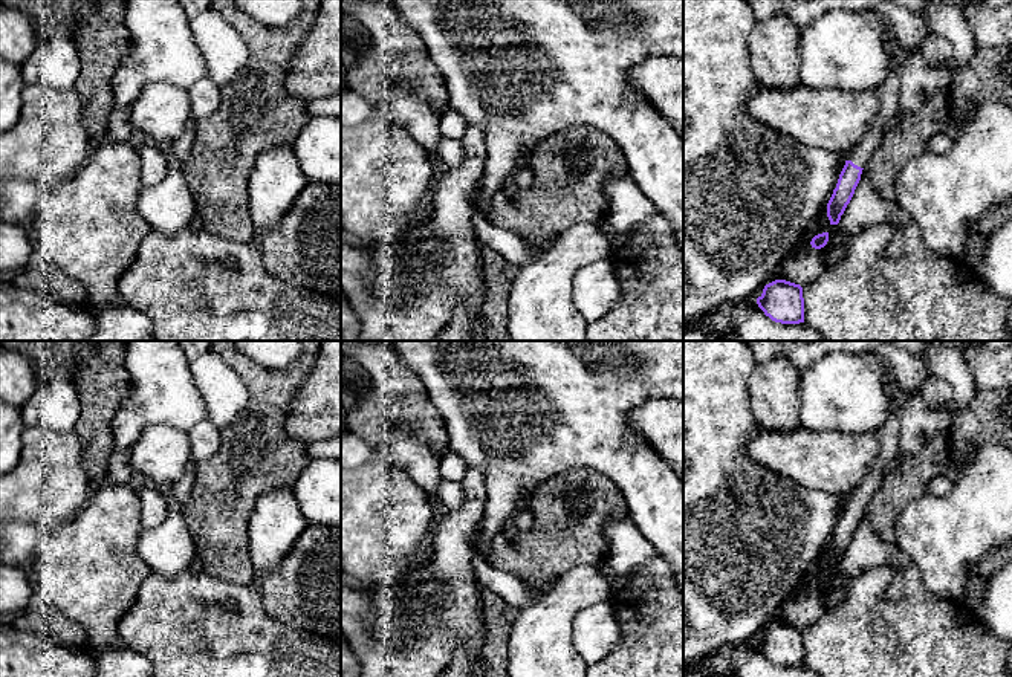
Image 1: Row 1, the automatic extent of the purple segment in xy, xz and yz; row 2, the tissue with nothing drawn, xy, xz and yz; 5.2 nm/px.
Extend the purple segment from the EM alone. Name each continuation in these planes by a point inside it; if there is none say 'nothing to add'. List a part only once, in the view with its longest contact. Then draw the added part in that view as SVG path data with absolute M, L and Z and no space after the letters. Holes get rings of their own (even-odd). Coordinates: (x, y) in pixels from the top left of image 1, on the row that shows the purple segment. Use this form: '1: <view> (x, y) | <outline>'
1: yz (890, 90) | M896 75L890 76L881 87L881 109L874 119L870 122L867 134L862 141L848 153L847 160L864 168L874 150L877 148L890 118L896 113L899 96L900 96L900 81Z

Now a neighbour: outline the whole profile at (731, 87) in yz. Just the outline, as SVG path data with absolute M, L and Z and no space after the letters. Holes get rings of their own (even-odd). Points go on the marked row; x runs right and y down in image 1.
M683 0L683 322L705 316L722 303L752 300L766 284L767 277L784 263L810 226L819 219L845 165L842 154L804 145L792 136L755 121L746 112L746 101L758 84L748 49L748 37L755 23L749 0Z

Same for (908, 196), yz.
M974 101L969 105L965 122L952 131L954 145L946 154L923 153L914 159L910 159L905 168L900 171L896 185L896 200L902 209L916 220L923 232L926 246L940 257L946 257L966 264L966 243L969 234L975 229L977 222L995 205L1007 203L1012 200L1012 107L998 101Z

